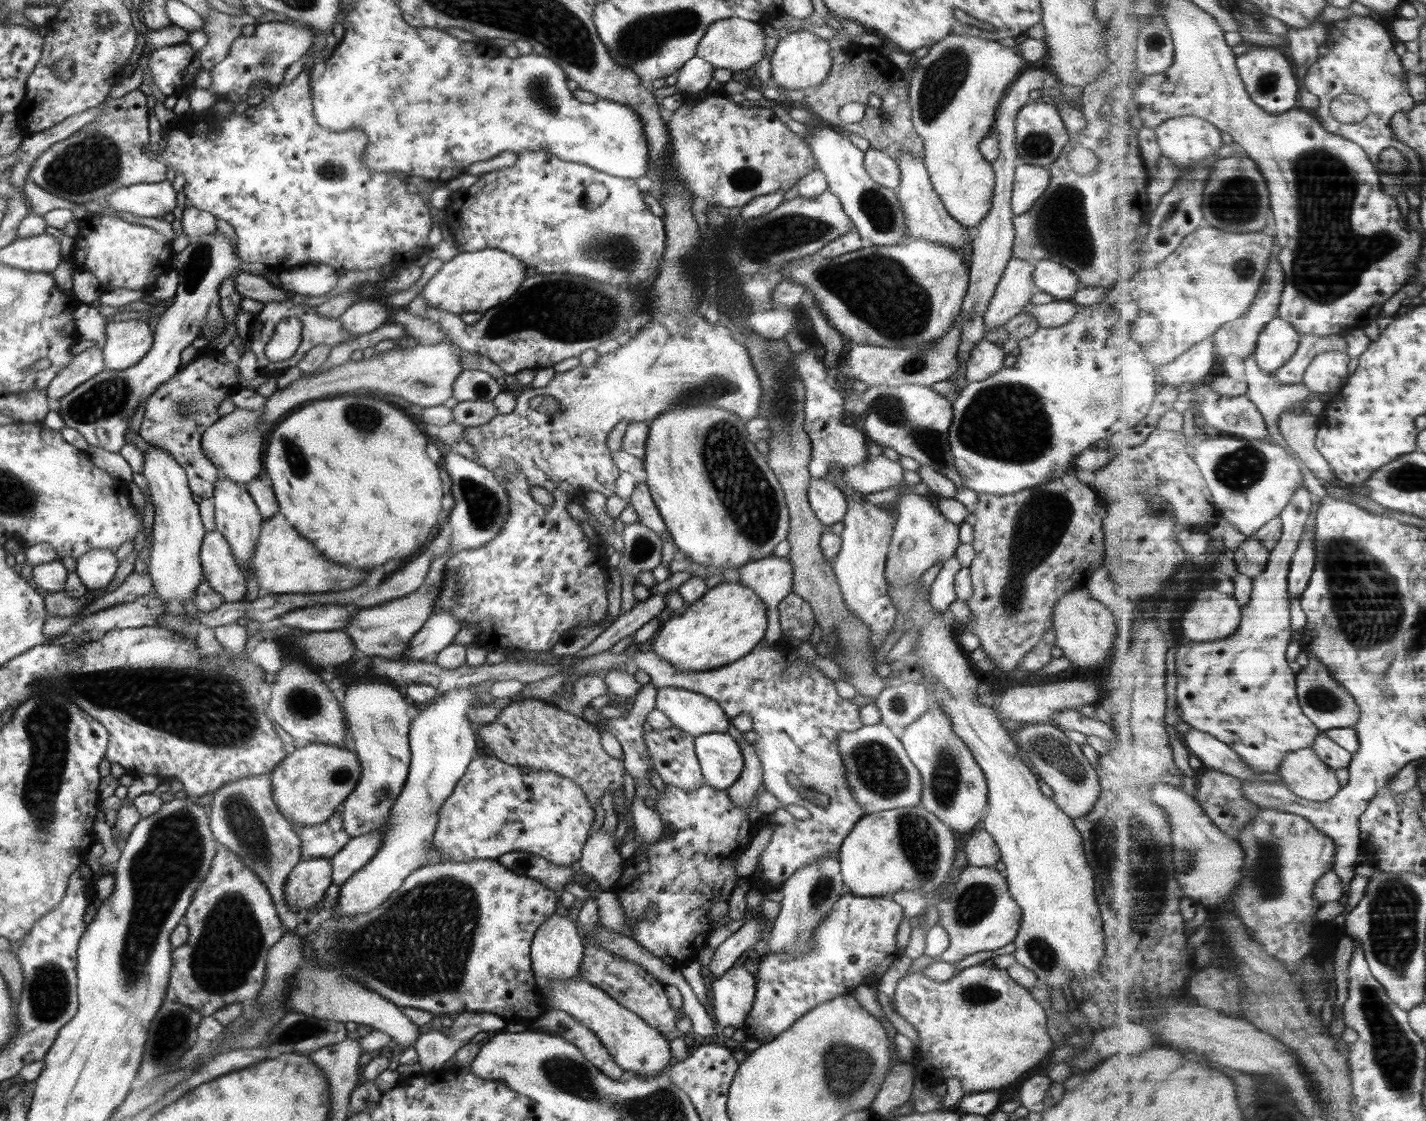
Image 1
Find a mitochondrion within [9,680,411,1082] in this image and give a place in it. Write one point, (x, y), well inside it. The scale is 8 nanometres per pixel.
(172, 854)

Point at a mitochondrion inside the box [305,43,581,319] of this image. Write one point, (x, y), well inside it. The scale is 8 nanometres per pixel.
(538, 88)

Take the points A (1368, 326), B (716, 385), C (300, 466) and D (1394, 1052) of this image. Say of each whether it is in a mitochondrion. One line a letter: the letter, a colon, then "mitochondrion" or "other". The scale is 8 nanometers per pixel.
A: other
B: mitochondrion
C: mitochondrion
D: mitochondrion

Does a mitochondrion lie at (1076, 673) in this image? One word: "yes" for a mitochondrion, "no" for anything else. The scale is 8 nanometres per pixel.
no

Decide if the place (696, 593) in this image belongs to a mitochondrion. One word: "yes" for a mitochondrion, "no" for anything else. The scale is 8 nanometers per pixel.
no

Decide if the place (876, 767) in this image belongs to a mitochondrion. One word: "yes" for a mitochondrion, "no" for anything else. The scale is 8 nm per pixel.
yes

